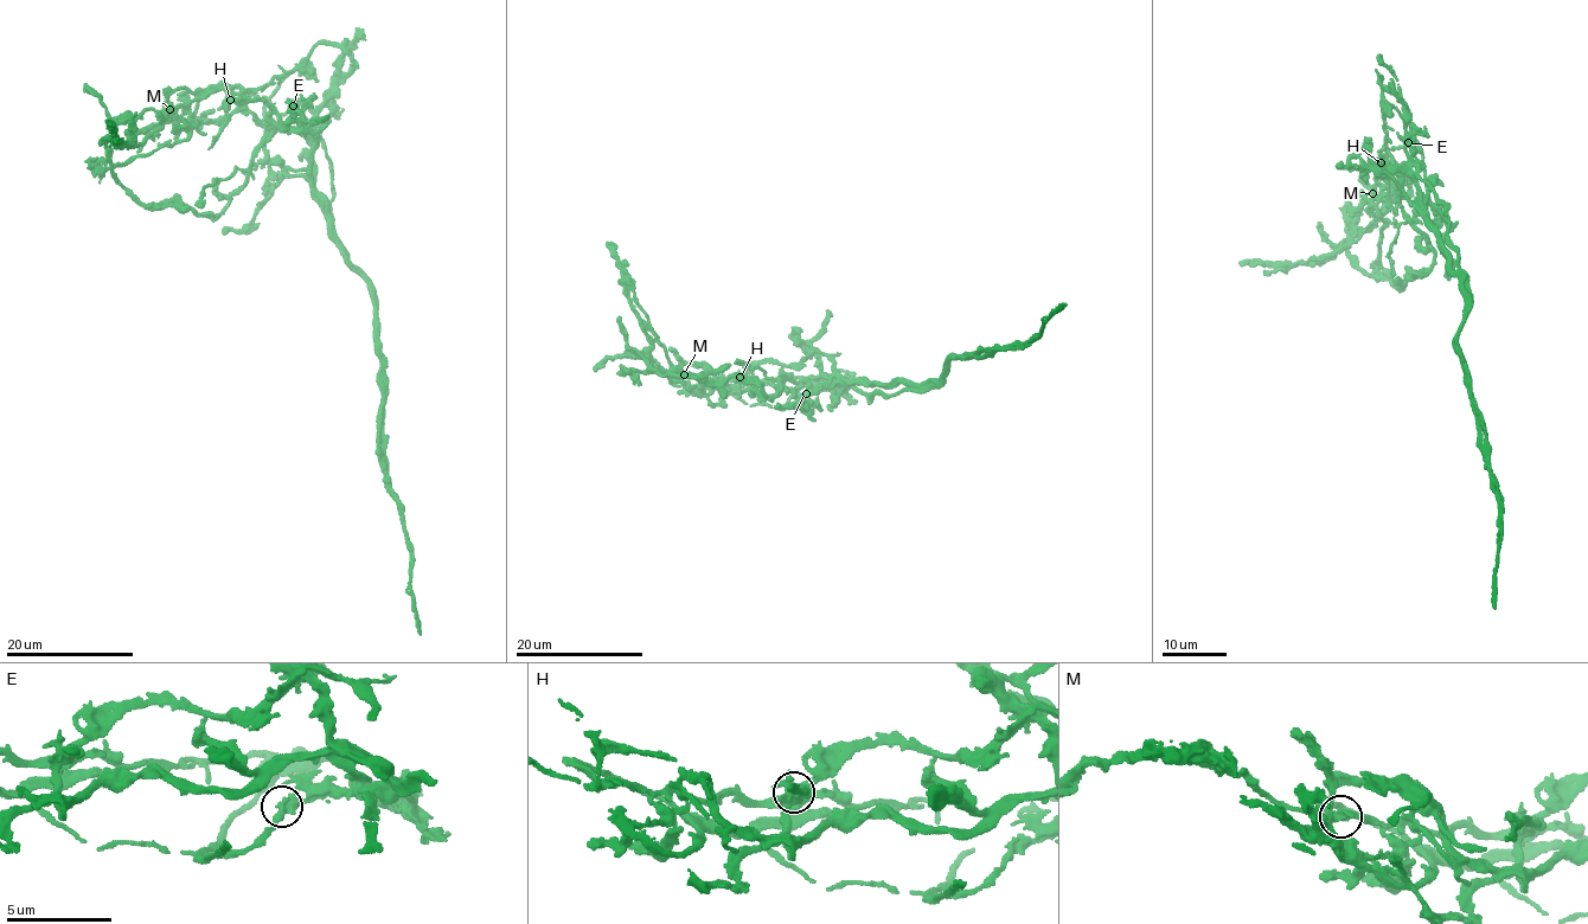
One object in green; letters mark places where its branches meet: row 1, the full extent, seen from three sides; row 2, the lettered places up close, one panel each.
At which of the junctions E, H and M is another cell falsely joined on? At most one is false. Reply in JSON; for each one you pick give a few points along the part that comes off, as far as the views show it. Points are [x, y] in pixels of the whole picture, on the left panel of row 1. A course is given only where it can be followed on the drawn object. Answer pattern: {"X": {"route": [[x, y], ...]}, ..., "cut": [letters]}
{"M": {"route": [[170, 109], [222, 89], [314, 136], [309, 177], [328, 232], [372, 302], [379, 460], [407, 537]]}, "cut": ["M"]}

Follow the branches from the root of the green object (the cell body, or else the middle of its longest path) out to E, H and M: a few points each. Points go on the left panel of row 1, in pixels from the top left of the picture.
E: (333, 224), (331, 209), (315, 187), (313, 152), (319, 132), (315, 116), (306, 106), (293, 106)
H: (333, 224), (332, 212), (312, 181), (313, 134), (289, 127), (260, 100), (230, 100)
M: (333, 224), (301, 132), (264, 128), (251, 114), (234, 111), (194, 124), (181, 106), (170, 109)

